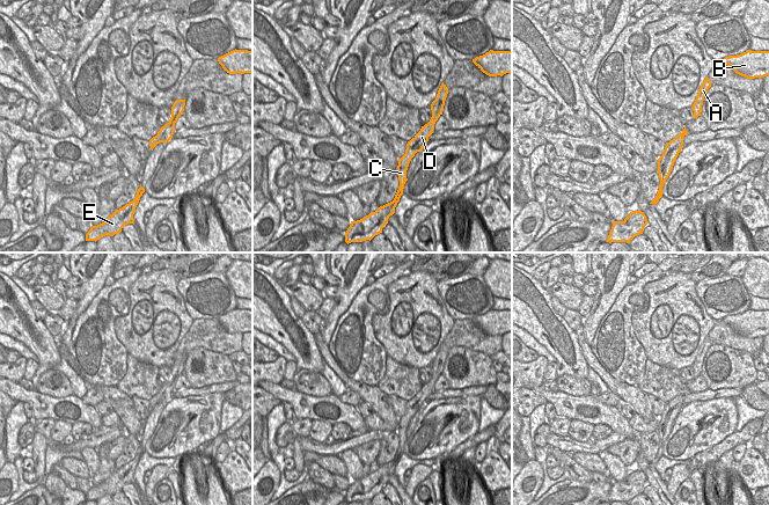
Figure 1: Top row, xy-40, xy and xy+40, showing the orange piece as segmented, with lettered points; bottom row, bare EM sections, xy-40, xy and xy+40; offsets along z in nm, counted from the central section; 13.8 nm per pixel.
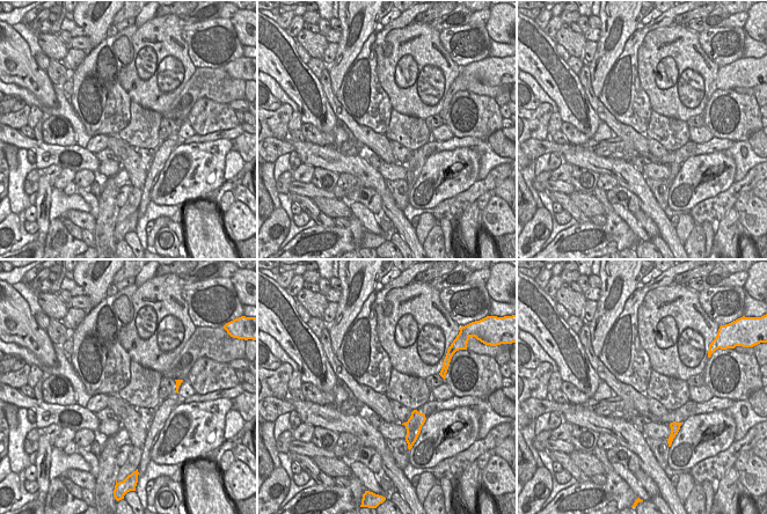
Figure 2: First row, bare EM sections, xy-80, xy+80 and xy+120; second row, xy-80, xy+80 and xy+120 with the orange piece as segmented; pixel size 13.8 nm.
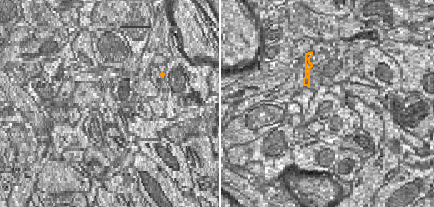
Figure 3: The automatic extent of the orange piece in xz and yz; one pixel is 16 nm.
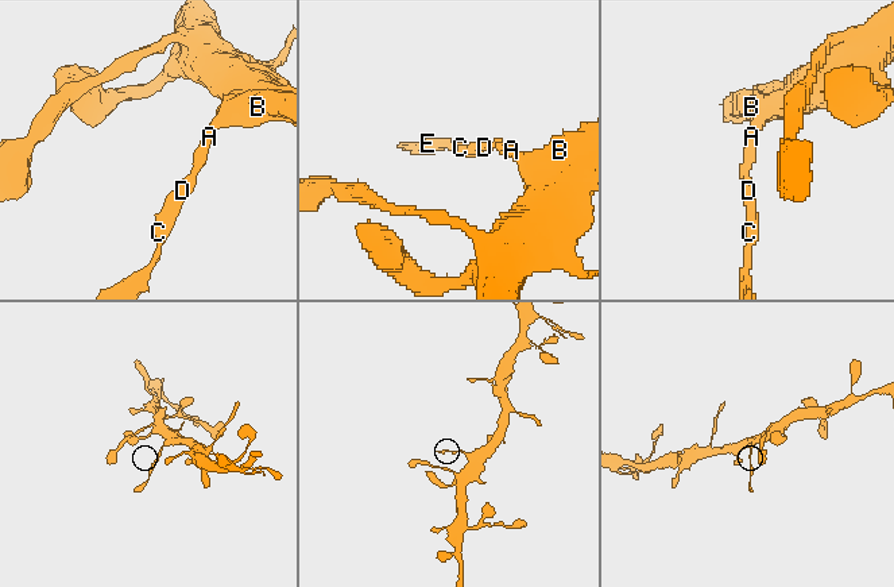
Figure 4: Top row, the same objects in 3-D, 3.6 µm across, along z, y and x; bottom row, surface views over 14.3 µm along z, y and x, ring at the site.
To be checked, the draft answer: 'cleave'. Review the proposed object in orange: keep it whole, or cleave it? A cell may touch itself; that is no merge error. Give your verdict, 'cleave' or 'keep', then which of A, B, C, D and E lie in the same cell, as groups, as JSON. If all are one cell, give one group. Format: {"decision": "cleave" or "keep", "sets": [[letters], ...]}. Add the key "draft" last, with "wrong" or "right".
{"decision": "keep", "sets": [["A", "B", "C", "D", "E"]], "draft": "wrong"}

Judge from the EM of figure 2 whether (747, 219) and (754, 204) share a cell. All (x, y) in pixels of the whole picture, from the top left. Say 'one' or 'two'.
one

